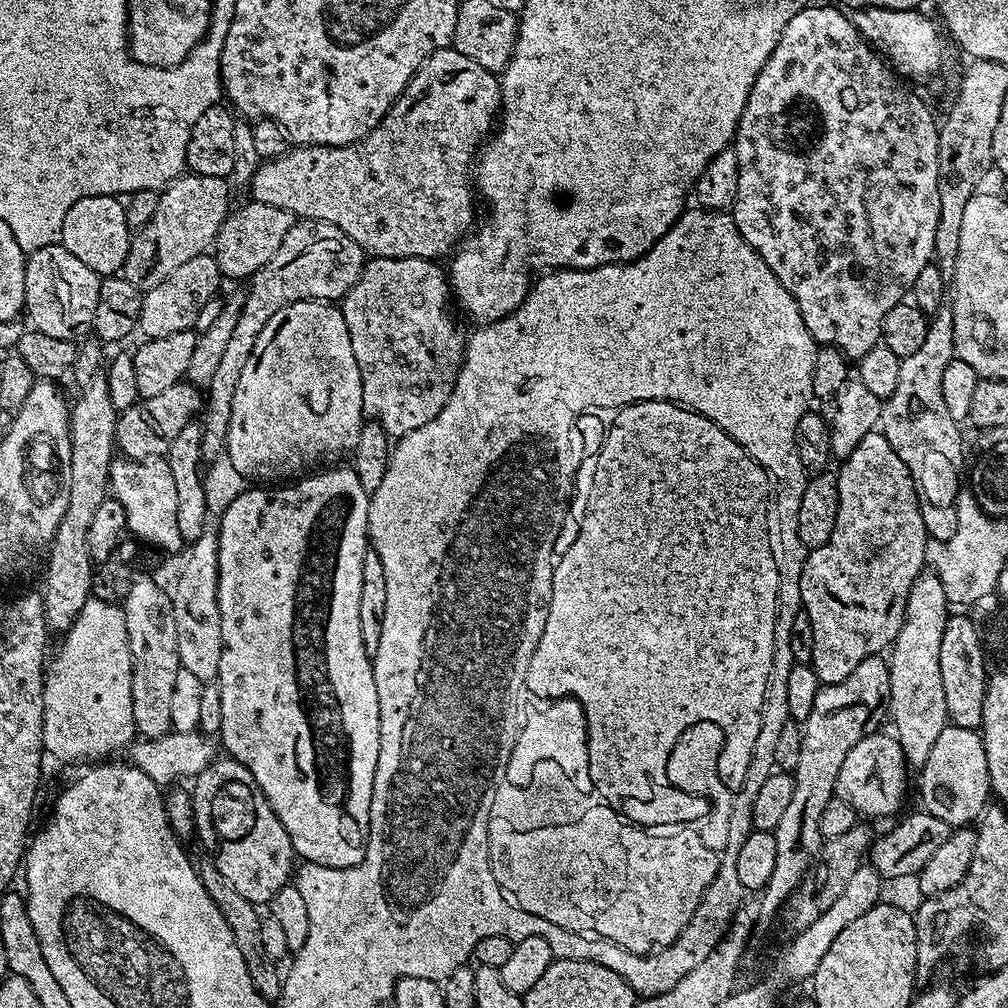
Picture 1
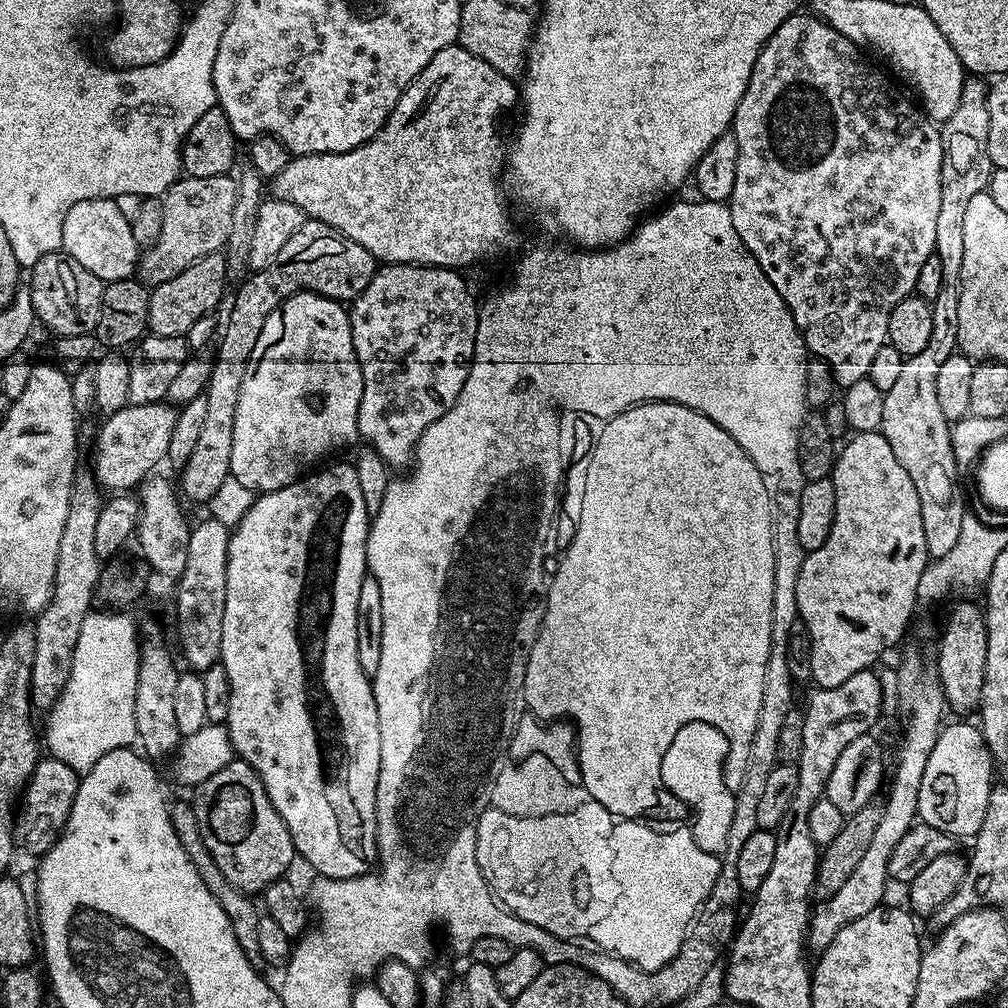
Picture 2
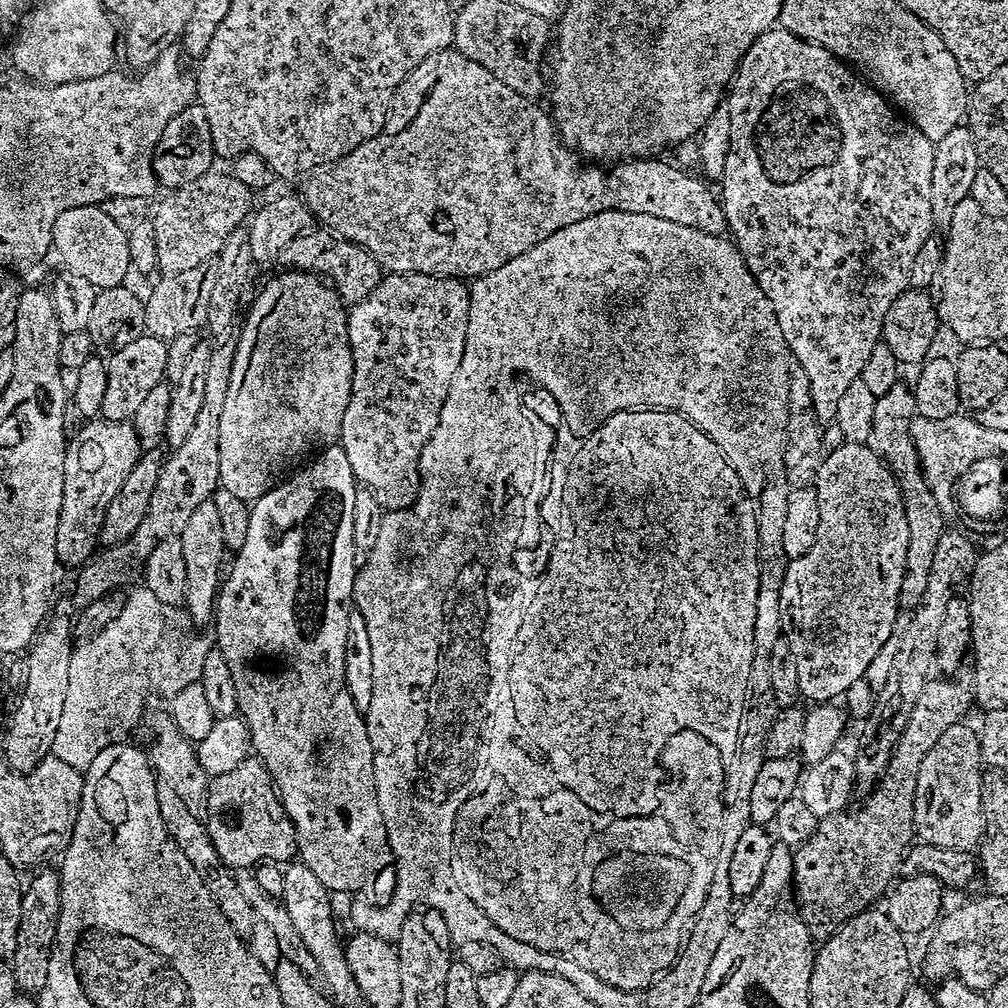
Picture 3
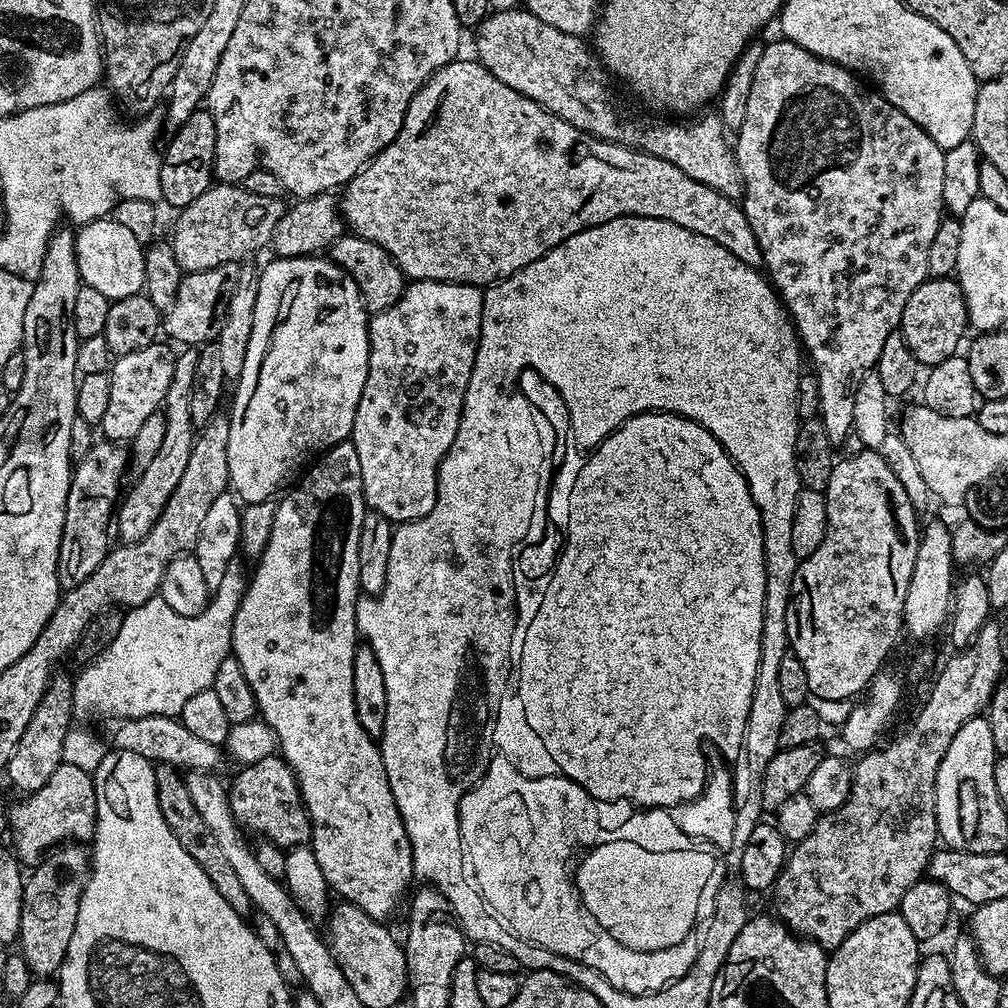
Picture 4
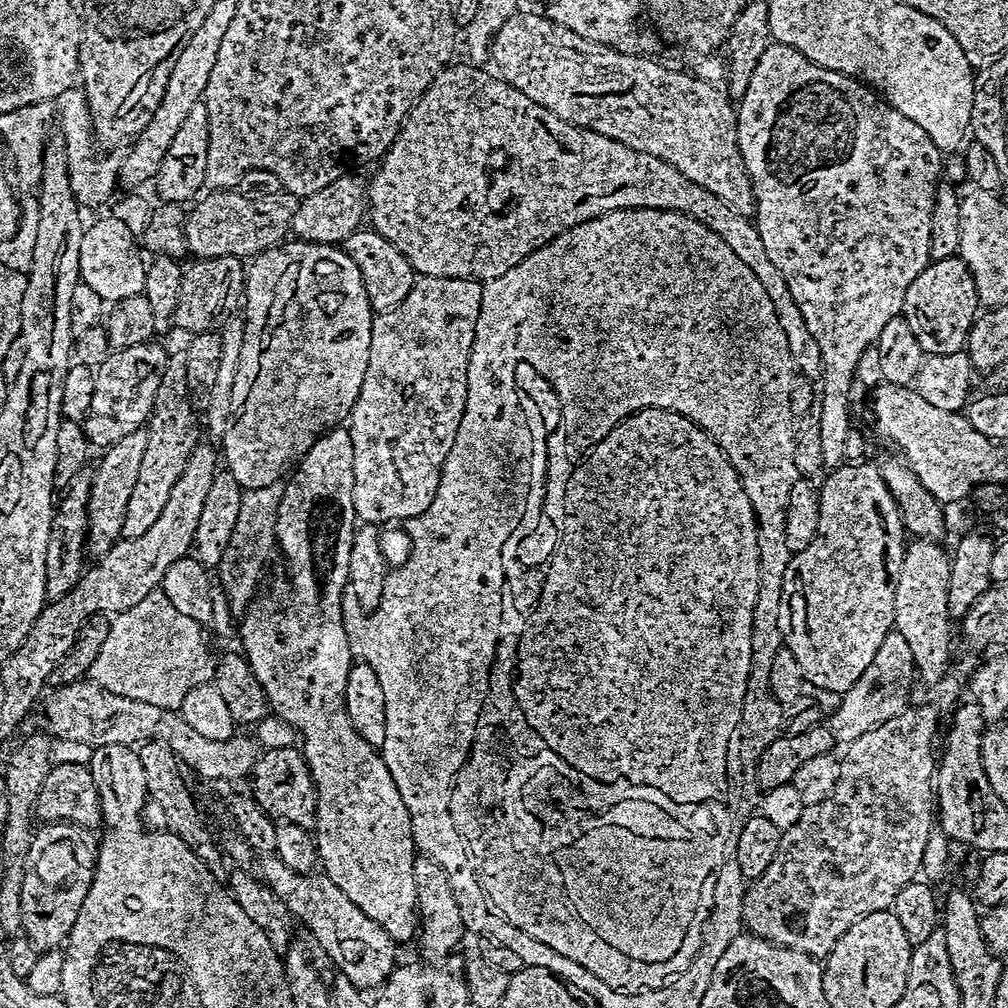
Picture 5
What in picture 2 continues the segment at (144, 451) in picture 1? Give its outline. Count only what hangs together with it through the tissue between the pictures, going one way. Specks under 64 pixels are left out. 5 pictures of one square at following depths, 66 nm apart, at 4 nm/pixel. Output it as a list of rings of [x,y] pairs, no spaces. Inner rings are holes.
[[[161,402],[129,404],[107,417],[96,436],[95,483],[101,489],[116,488],[112,490],[128,490],[132,485],[139,485],[153,471],[151,468],[167,457],[170,434],[174,434],[177,415],[175,407],[172,409],[168,402]]]

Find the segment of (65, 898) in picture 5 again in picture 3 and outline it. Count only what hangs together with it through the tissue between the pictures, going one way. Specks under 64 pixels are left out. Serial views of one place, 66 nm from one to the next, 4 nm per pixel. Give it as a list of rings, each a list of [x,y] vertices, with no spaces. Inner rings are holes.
[[[37,871],[32,881],[27,881],[22,898],[22,928],[18,934],[16,952],[10,957],[10,963],[16,978],[16,987],[24,994],[44,992],[50,978],[50,937],[55,933],[60,920],[60,873]]]

